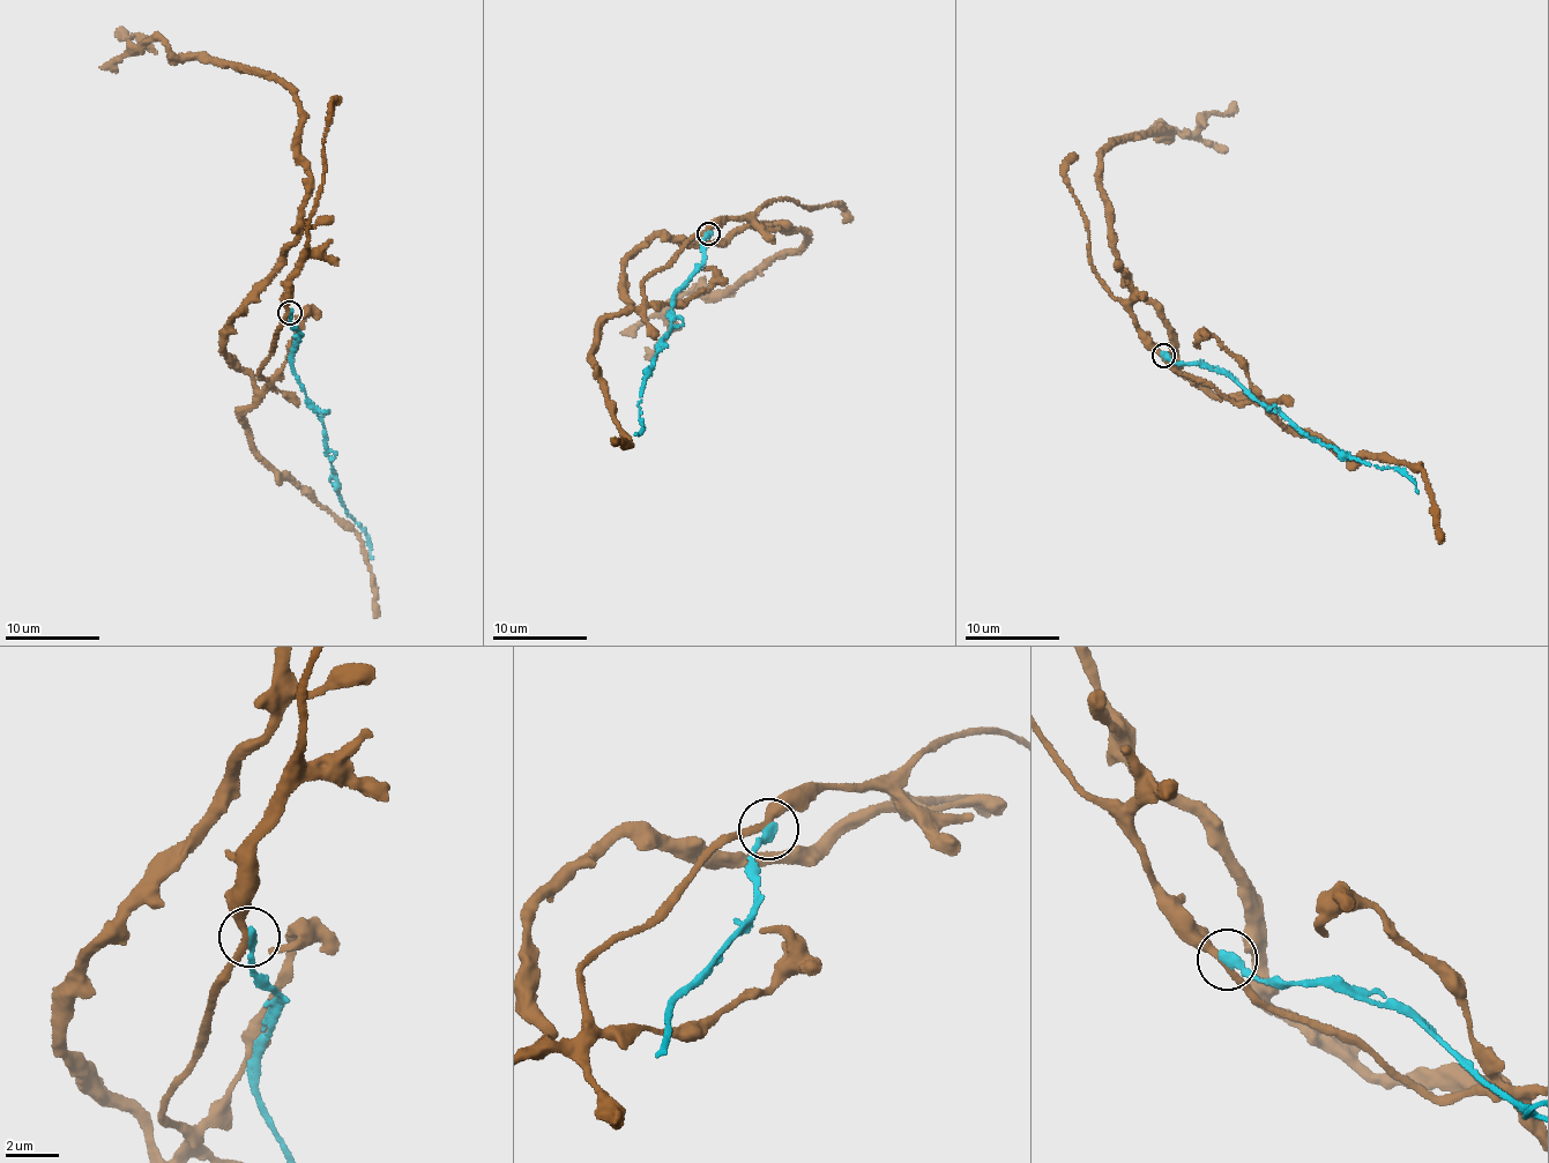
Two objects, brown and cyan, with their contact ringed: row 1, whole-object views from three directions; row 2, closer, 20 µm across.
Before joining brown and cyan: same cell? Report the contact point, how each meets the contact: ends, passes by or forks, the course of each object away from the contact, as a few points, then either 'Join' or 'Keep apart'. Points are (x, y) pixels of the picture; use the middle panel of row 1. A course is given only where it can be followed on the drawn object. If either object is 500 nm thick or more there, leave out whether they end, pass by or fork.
Place: (708, 233). At the ring brown passes by. At the ring cyan ends. Course of brown: (709, 233), (633, 310), (624, 259), (656, 237), (810, 237), (724, 291), (684, 291), (646, 359). Course of cyan: (709, 233), (704, 243), (702, 266), (677, 292), (669, 317), (671, 330), (641, 395), (642, 426), (637, 434). Keep apart

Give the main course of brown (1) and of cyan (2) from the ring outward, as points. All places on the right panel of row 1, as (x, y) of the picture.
1: (1164, 355), (1268, 408), (1179, 370), (1163, 313), (1129, 285), (1100, 162), (1237, 107)
2: (1164, 355), (1176, 363), (1200, 362), (1236, 380), (1308, 435), (1370, 466), (1397, 467), (1415, 484), (1417, 492)

